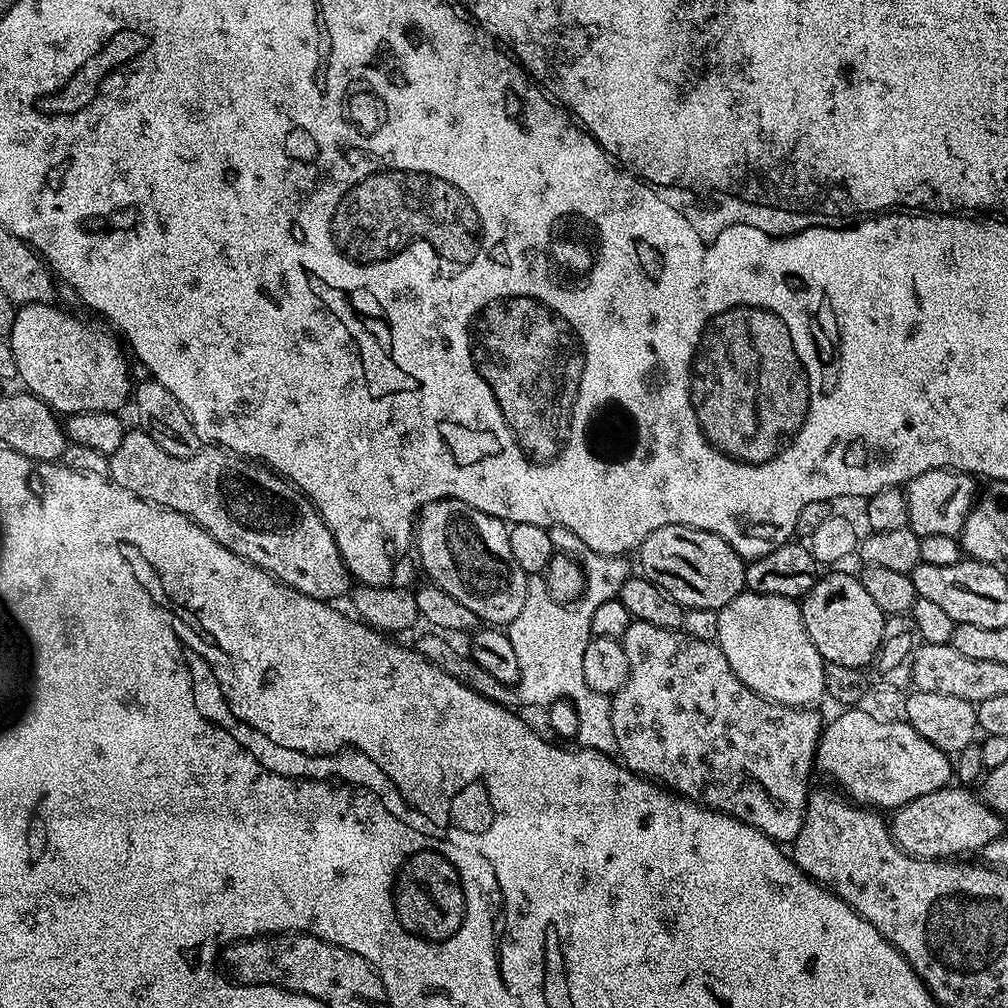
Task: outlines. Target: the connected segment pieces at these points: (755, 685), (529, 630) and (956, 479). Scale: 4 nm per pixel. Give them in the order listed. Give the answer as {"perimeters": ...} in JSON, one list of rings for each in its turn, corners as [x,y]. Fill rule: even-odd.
{"perimeters":[[[[747,590],[739,592],[733,600],[726,602],[726,606],[718,609],[718,634],[715,643],[720,645],[722,654],[726,654],[726,662],[730,662],[730,670],[734,670],[734,674],[738,674],[741,682],[750,690],[754,690],[754,694],[791,708],[816,706],[820,699],[822,701],[825,699],[826,661],[818,654],[814,642],[810,642],[810,634],[806,634],[800,604],[796,600]]],[[[594,552],[587,558],[589,560],[584,560],[582,564],[584,590],[572,603],[556,601],[543,579],[536,578],[529,583],[526,603],[522,605],[518,618],[514,618],[506,628],[520,671],[520,681],[515,684],[514,692],[524,704],[547,706],[555,700],[569,700],[574,710],[578,710],[580,729],[576,740],[579,747],[615,757],[614,726],[610,722],[612,701],[598,694],[598,690],[590,690],[590,686],[586,686],[586,678],[582,674],[582,654],[586,654],[586,646],[593,637],[590,618],[594,618],[594,610],[598,610],[602,602],[619,597],[620,587],[633,575],[634,568],[628,565],[628,556],[607,556]]],[[[954,468],[926,470],[926,474],[918,474],[918,478],[911,480],[904,492],[908,503],[908,527],[920,537],[930,534],[959,537],[964,523],[968,521],[972,505],[978,499],[976,484],[977,477],[966,472],[958,472]]]]}

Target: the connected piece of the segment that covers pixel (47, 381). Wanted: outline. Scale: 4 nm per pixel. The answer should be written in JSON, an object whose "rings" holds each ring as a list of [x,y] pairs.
{"rings":[[[55,303],[25,304],[17,307],[16,321],[12,327],[10,339],[19,383],[24,383],[21,385],[27,391],[37,396],[42,402],[49,404],[53,412],[57,414],[89,412],[90,410],[103,412],[120,410],[124,403],[126,405],[129,403],[130,393],[134,388],[134,379],[132,380],[131,374],[128,373],[129,357],[121,341],[107,327],[95,328],[92,324],[83,324],[78,317],[71,316],[70,313],[63,312],[62,309],[56,307]]]}

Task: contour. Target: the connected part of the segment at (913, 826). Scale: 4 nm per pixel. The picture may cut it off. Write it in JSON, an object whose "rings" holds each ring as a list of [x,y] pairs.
{"rings":[[[968,786],[939,788],[895,809],[890,816],[892,843],[919,860],[947,861],[963,857],[960,856],[963,852],[979,853],[990,842],[1005,835],[1006,820],[972,791]]]}

